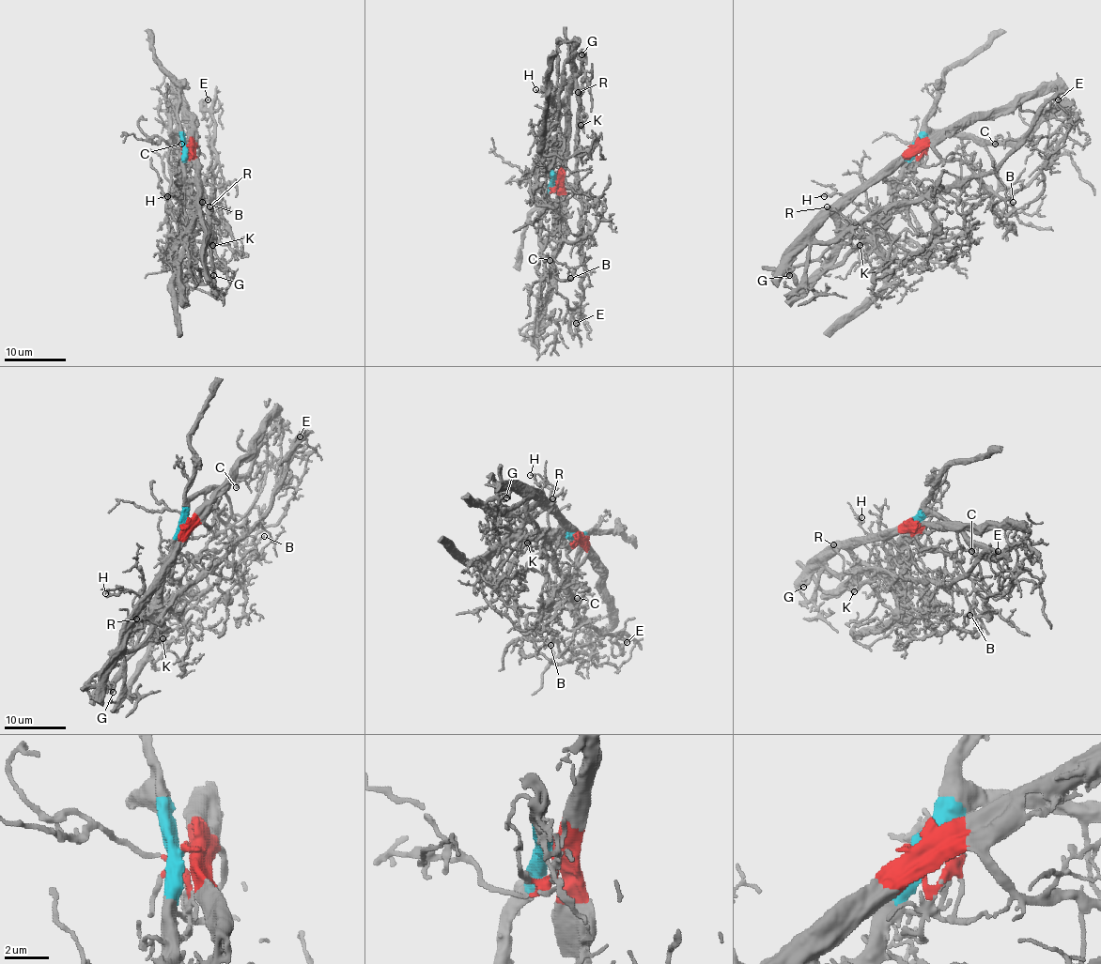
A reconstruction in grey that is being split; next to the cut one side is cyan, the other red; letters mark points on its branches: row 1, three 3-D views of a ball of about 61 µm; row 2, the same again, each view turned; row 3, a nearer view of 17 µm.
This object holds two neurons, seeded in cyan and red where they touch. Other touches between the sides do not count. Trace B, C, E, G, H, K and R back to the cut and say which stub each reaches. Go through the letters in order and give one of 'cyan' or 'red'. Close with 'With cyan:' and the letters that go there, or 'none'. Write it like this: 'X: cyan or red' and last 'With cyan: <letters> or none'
B: red
C: cyan
E: red
G: red
H: cyan
K: red
R: red
With cyan: C, H

